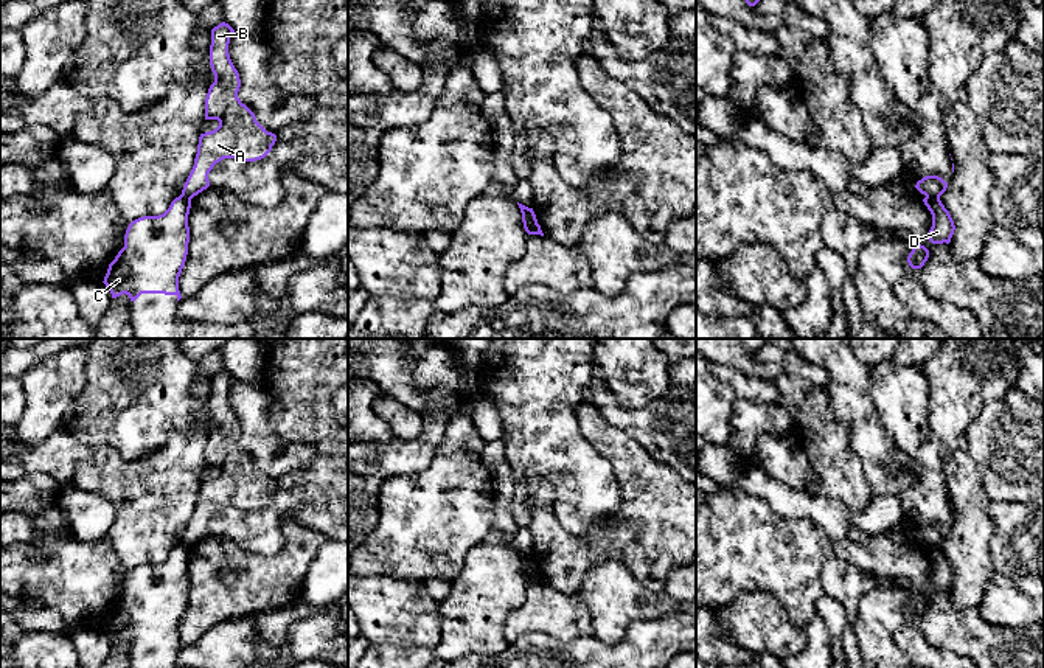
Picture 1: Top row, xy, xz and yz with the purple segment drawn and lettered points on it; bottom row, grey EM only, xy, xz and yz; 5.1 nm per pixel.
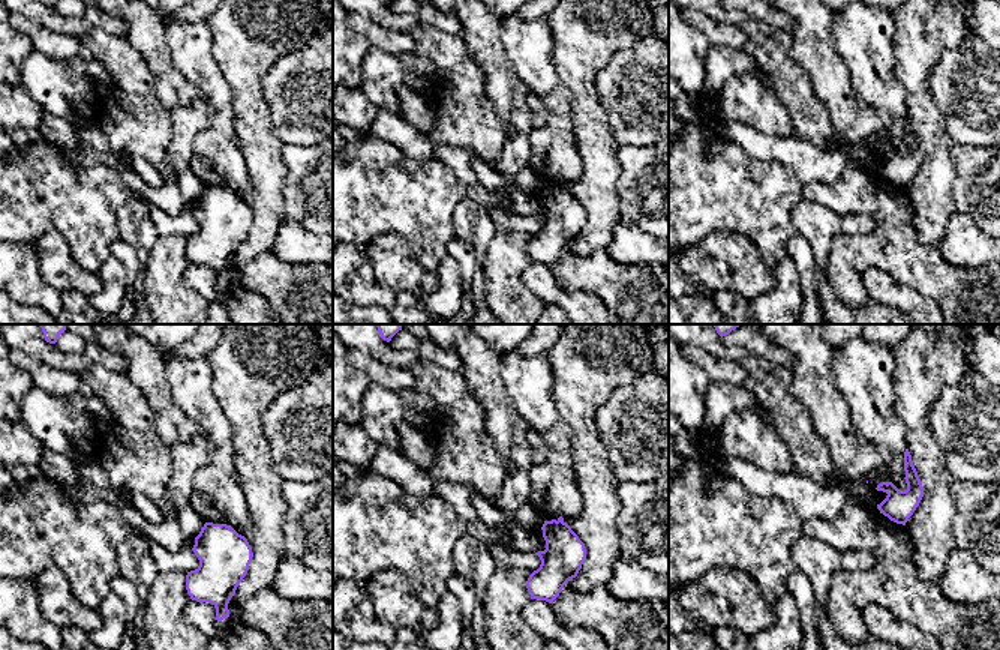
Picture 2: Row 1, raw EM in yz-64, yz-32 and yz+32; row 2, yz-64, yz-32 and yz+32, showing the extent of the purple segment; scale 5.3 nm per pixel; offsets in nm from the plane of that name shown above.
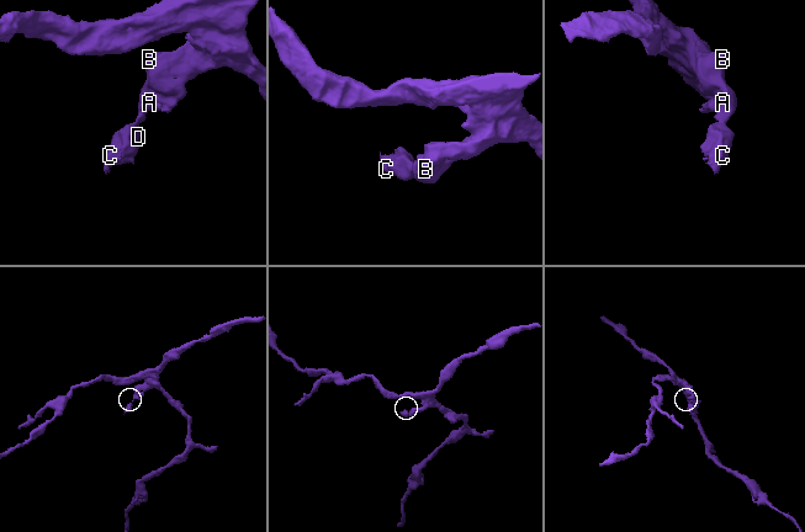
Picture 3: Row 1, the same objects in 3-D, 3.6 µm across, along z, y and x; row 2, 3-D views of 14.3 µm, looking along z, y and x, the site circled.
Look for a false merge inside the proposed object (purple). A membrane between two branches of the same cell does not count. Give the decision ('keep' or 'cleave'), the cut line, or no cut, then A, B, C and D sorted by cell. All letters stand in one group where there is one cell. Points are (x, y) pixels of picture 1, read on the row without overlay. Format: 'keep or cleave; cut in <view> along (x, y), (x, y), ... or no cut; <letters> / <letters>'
cleave; cut in yz along (926, 542), (939, 547); A B / C D

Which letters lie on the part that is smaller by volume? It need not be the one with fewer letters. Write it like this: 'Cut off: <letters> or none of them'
Cut off: C, D

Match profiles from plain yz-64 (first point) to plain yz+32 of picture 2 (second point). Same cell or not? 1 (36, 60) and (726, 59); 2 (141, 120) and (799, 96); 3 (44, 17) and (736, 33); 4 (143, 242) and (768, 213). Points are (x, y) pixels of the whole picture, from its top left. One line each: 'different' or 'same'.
1: same
2: same
3: different
4: different

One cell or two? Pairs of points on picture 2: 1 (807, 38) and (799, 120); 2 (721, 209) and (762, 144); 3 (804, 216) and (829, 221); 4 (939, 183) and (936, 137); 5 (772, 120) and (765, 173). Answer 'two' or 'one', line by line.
1: two
2: two
3: one
4: one
5: two

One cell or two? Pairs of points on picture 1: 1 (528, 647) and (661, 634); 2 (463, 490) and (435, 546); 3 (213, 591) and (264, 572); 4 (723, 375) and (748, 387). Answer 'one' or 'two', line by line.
1: one
2: one
3: one
4: one

